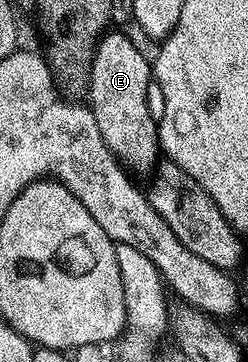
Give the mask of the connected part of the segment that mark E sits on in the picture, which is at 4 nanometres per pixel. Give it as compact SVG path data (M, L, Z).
M105 31L96 45L86 100L106 146L116 159L133 173L151 173L162 156L158 120L154 112L152 116L152 108L148 105L148 84L150 88L154 68L145 52L130 42L127 31L112 31Z

